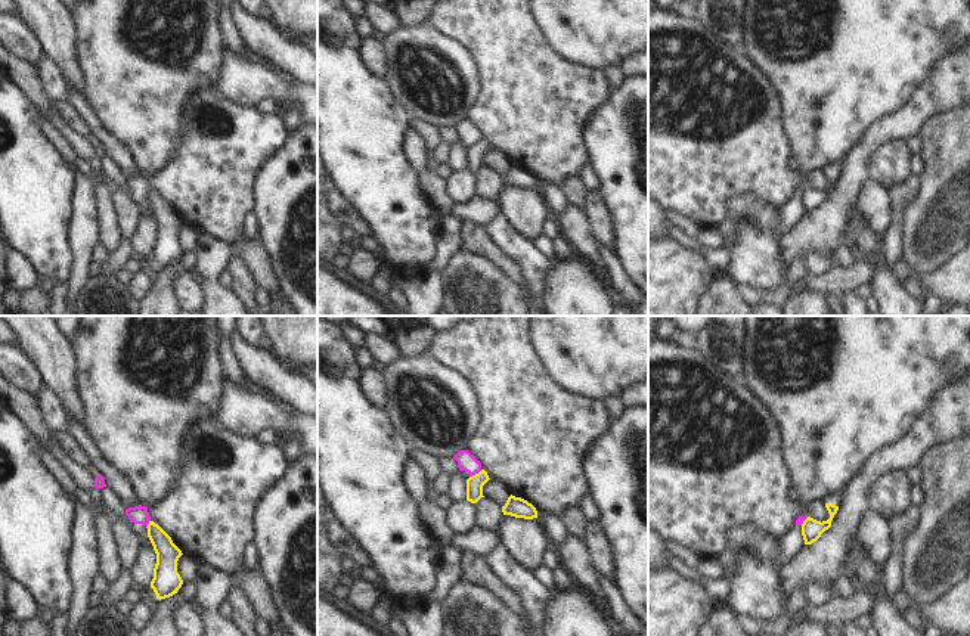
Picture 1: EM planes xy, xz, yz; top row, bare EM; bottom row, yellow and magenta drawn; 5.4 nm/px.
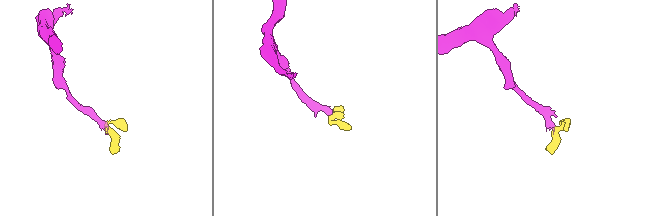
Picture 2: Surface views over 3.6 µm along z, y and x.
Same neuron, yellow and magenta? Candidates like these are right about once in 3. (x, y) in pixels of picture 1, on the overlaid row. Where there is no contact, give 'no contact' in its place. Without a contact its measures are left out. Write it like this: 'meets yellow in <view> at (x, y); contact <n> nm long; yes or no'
meets yellow in xz at (476, 474); contact 80 nm long; no

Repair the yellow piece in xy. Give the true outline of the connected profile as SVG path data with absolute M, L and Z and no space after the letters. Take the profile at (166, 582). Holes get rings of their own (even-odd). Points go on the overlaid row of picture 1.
M149 521L146 528L148 537L156 553L151 587L154 589L156 599L161 601L177 593L183 584L183 580L177 573L177 561L183 553L158 524Z

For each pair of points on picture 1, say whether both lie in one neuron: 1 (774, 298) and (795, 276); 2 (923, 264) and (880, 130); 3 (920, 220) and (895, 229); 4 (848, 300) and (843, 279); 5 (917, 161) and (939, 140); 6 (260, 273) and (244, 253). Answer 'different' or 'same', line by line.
1: same
2: different
3: different
4: different
5: different
6: same

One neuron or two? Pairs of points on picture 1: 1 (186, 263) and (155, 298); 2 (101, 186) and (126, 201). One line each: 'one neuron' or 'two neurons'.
1: one neuron
2: two neurons

